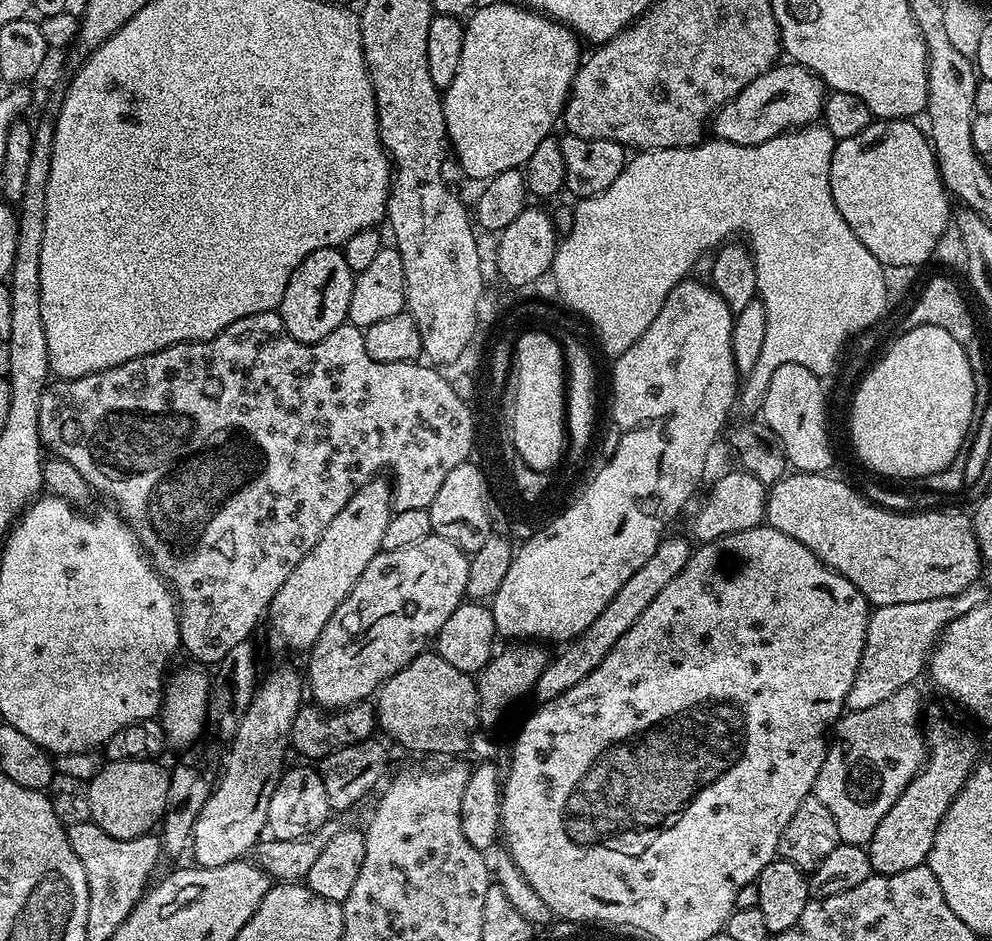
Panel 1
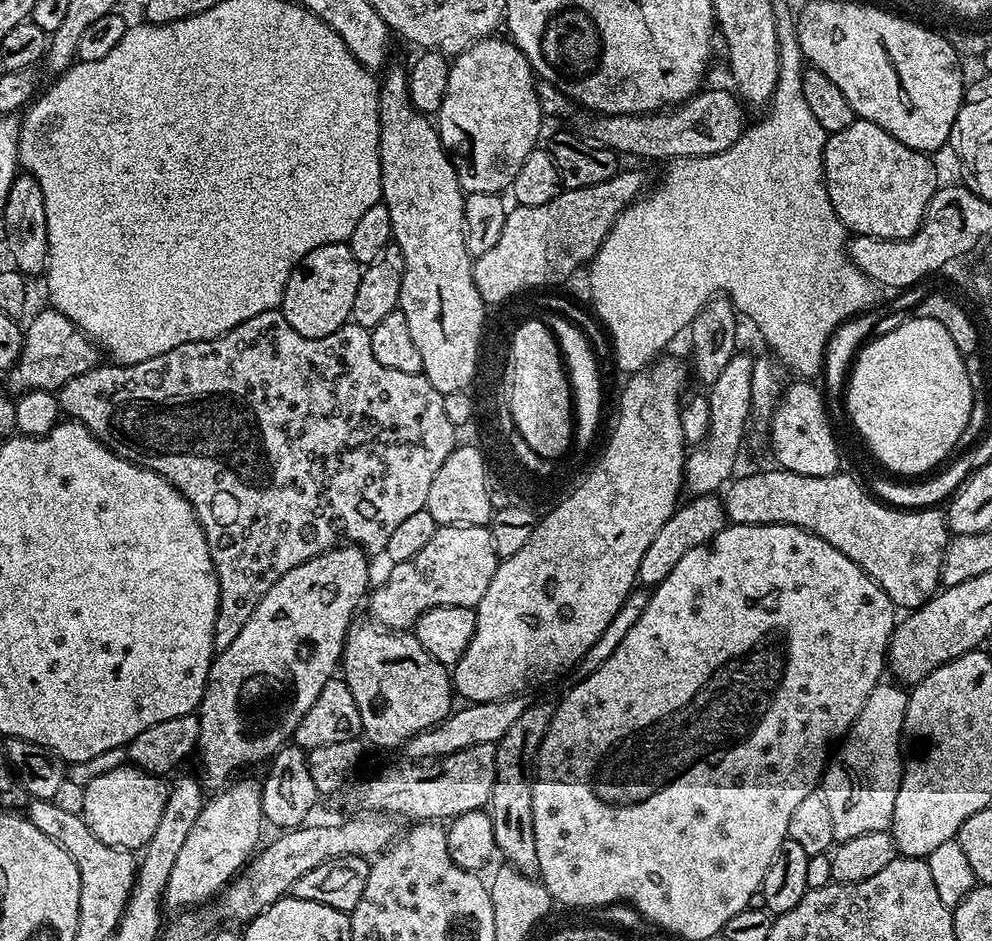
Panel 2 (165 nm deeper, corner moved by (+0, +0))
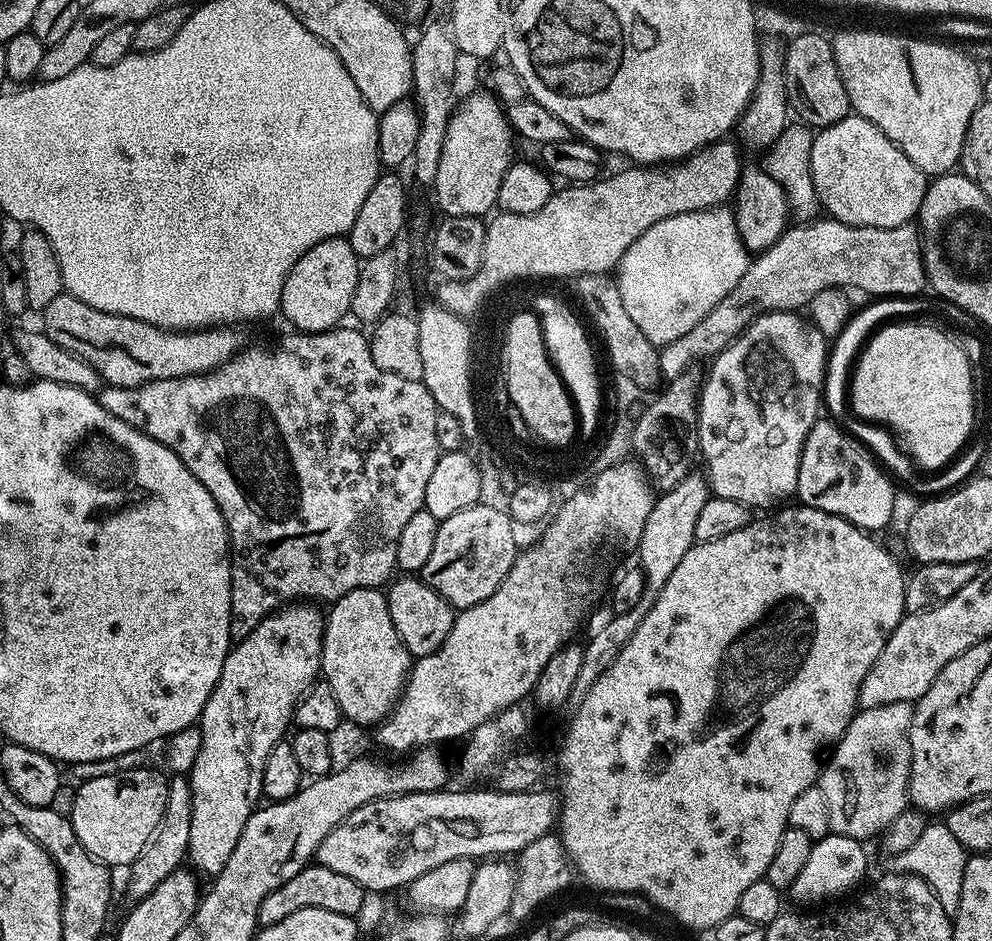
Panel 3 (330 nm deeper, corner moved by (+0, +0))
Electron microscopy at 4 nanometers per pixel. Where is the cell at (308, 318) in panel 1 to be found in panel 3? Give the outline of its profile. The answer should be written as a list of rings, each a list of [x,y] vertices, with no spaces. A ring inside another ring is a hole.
[[[338,236],[306,250],[306,254],[294,262],[290,274],[286,274],[280,299],[282,316],[293,324],[293,329],[301,332],[328,332],[337,327],[343,321],[340,319],[349,315],[361,263],[347,239]]]

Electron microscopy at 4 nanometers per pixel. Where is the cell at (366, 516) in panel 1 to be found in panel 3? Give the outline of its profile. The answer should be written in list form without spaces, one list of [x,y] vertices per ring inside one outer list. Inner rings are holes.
[[[297,602],[279,608],[258,622],[246,639],[229,647],[222,674],[202,710],[198,721],[202,750],[198,750],[198,758],[194,758],[194,766],[186,776],[192,791],[187,859],[190,864],[192,860],[191,867],[197,873],[205,872],[208,878],[216,877],[222,866],[226,866],[226,858],[230,858],[230,853],[234,851],[242,834],[242,826],[246,826],[250,814],[261,803],[266,758],[270,756],[270,750],[274,750],[274,746],[285,739],[289,731],[288,723],[291,725],[296,715],[297,702],[321,675],[320,655],[326,616],[316,608],[319,607],[312,602]]]

